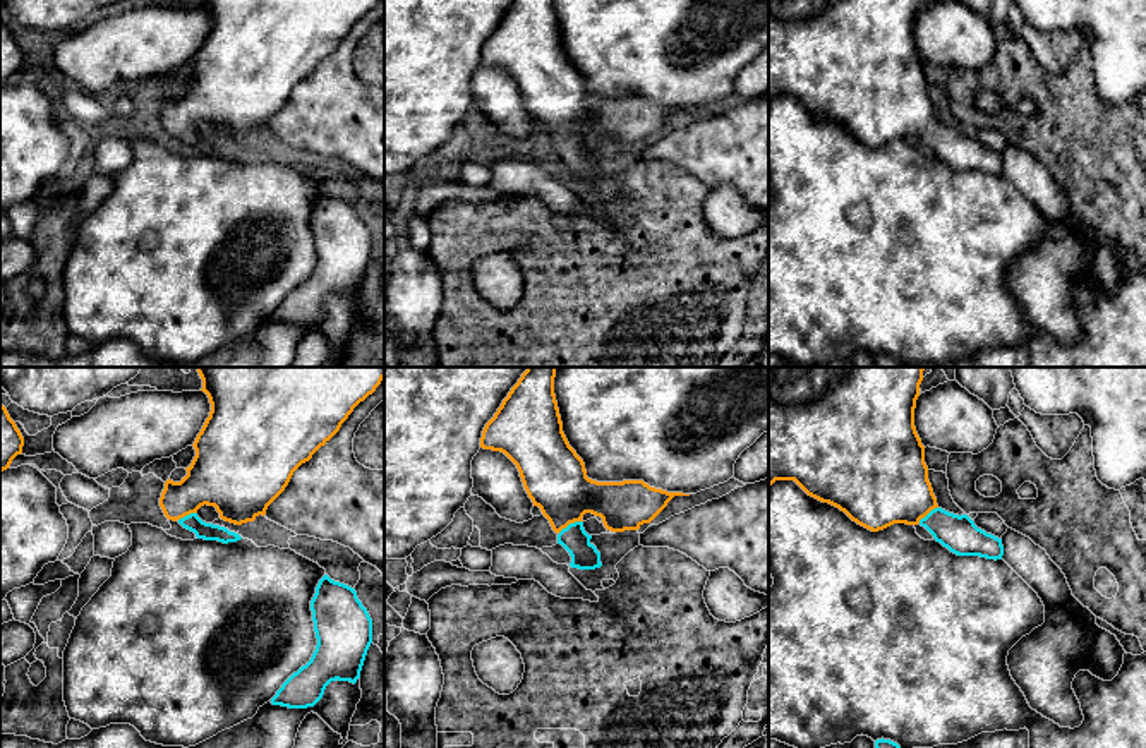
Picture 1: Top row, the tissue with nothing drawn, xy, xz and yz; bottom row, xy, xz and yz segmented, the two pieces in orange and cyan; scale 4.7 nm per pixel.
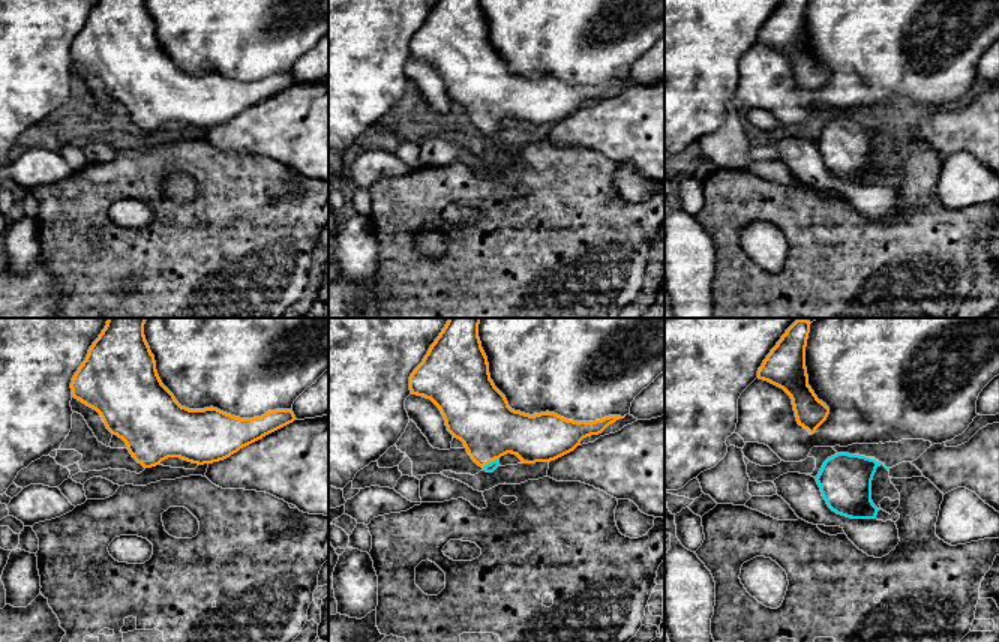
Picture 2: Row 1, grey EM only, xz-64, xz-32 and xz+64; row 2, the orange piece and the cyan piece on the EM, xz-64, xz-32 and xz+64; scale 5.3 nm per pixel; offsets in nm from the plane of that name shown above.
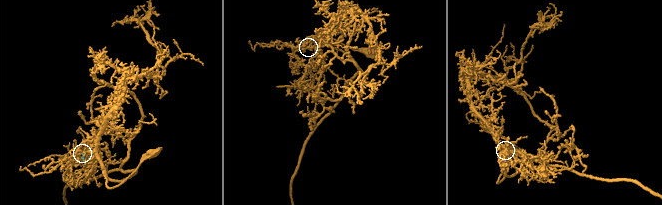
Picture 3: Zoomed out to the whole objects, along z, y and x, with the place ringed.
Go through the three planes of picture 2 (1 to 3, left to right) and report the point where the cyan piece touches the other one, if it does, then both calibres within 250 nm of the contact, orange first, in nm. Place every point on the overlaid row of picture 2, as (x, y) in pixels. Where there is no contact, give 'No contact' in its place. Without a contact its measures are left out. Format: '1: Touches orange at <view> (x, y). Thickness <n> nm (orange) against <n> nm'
1: No contact
2: Touches orange at xz-32 (489, 462). Thickness 320 nm (orange) against 50 nm
3: No contact

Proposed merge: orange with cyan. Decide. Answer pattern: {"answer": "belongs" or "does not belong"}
{"answer": "belongs"}

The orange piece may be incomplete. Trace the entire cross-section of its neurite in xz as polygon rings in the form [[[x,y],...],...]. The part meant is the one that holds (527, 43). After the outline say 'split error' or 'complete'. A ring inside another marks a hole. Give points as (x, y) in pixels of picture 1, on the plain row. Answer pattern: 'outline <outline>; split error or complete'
outline [[[515,0],[486,39],[480,63],[501,67],[516,81],[528,113],[549,136],[558,149],[558,160],[570,168],[570,182],[578,185],[602,182],[600,168],[583,144],[585,129],[600,132],[611,148],[638,146],[643,139],[650,139],[674,112],[690,112],[655,105],[643,96],[597,98],[588,94],[583,75],[563,48],[554,0]]]; split error

